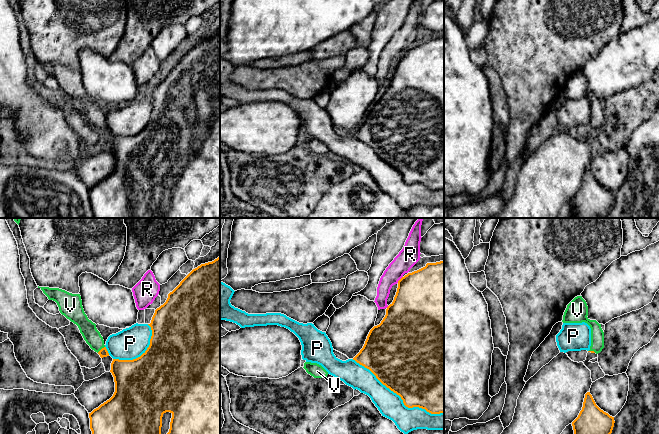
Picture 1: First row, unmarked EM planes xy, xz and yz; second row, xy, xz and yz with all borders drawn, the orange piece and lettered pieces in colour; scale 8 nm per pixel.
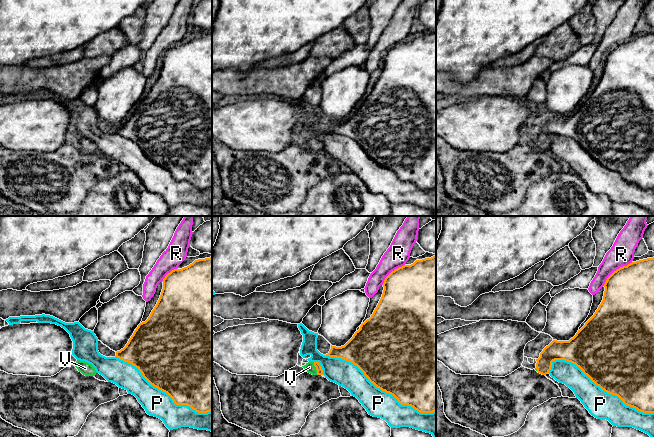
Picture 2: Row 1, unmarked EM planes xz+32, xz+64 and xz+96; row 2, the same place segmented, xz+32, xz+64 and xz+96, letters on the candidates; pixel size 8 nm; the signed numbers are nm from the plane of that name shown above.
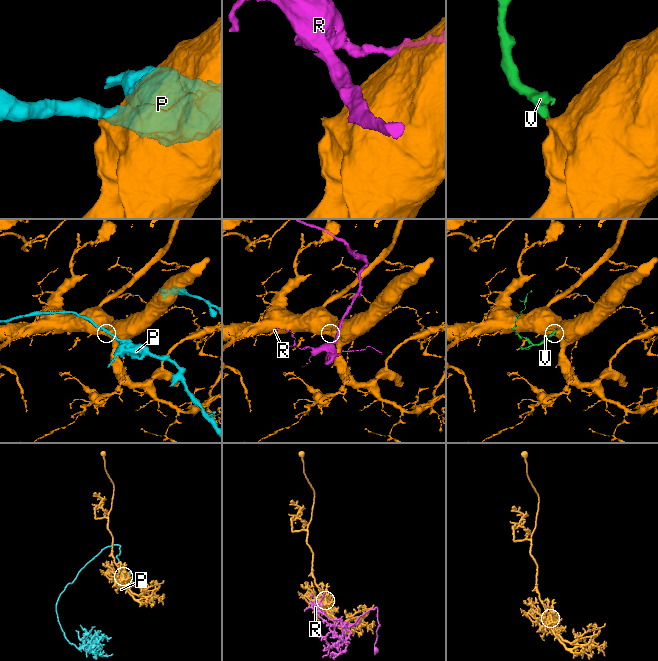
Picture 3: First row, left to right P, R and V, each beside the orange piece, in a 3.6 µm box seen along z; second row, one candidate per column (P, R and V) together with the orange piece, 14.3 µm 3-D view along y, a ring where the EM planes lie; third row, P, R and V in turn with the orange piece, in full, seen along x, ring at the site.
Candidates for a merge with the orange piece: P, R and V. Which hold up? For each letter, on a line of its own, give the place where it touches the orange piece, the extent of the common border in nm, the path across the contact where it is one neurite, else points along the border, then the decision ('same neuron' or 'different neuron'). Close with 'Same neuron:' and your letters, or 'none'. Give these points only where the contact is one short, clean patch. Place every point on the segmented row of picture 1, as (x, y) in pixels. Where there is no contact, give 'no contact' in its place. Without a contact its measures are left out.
P: meets orange in xz at (399, 395); contact 850 nm long; different neuron
R: meets orange in xz at (400, 279); contact 70 nm long; different neuron
V: meets orange in xy at (101, 349); contact 80 nm long; runs through xy (103, 352), (101, 349), (91, 335); same neuron
Same neuron: V

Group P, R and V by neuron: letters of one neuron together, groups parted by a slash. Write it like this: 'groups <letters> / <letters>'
groups P / R / V

